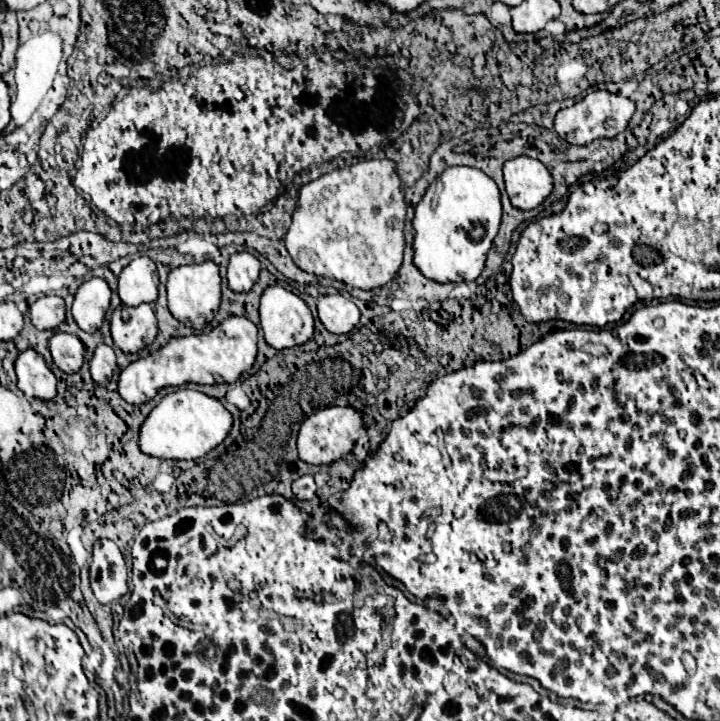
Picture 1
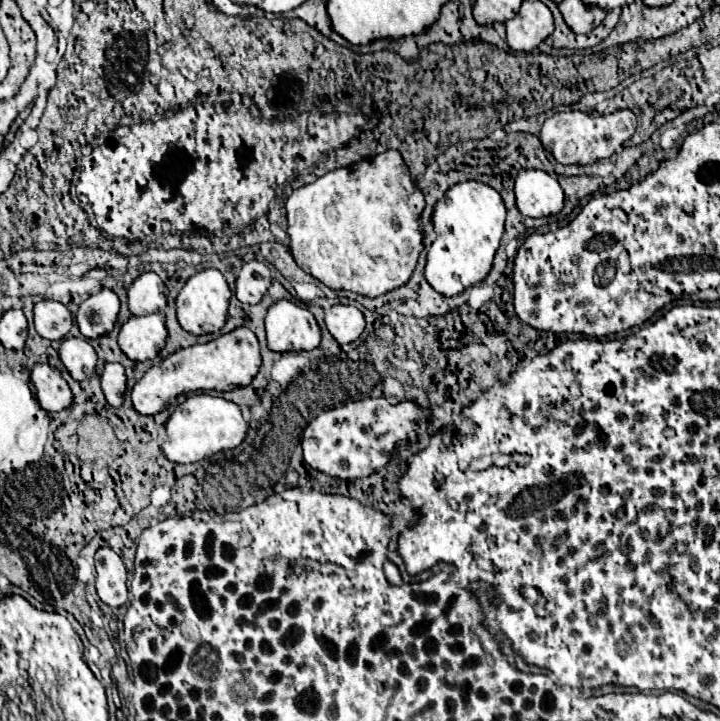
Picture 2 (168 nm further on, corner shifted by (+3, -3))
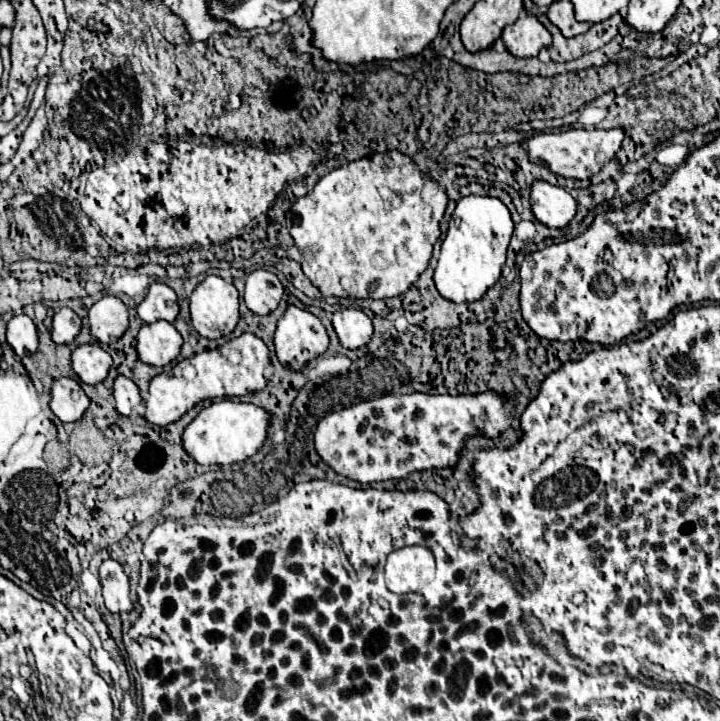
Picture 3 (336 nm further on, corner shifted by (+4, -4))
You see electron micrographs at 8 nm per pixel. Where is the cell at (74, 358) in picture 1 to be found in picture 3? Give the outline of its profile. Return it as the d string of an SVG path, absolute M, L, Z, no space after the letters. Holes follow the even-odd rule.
M78 345L72 349L72 369L88 385L106 379L112 357L98 345Z

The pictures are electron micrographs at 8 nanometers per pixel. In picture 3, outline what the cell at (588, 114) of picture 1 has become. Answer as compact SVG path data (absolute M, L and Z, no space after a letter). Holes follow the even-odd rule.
M570 129L562 133L540 133L526 141L528 155L536 163L548 165L554 173L570 179L588 179L596 175L618 151L624 141L624 129Z

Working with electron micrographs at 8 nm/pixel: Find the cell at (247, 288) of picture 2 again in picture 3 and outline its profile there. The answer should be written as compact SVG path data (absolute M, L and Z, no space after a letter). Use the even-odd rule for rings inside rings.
M264 269L252 271L246 277L246 289L244 289L244 301L246 307L256 315L268 315L274 311L282 299L284 287L280 279Z

